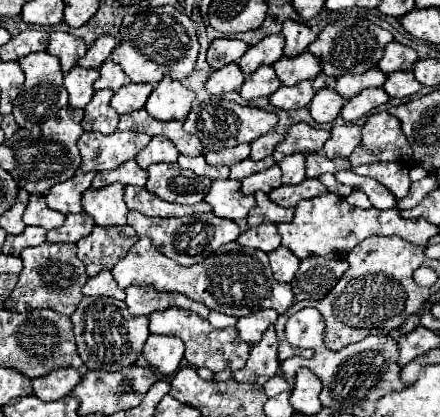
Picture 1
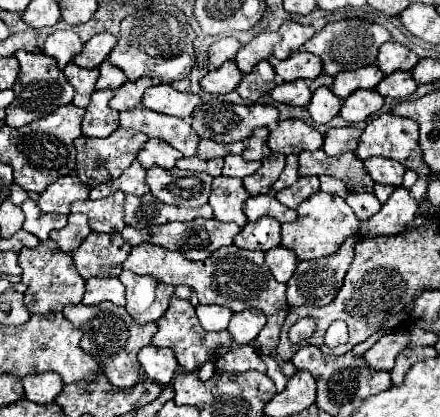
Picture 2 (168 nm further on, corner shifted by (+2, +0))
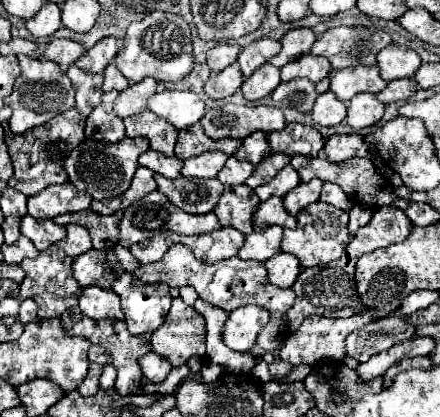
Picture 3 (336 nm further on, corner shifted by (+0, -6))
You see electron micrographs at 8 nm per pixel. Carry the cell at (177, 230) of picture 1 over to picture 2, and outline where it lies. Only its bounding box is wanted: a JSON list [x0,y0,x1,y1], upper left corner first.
[122,219,240,259]

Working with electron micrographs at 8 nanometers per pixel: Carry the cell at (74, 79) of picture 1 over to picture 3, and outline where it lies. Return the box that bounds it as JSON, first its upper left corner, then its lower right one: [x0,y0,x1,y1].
[68,65,102,115]

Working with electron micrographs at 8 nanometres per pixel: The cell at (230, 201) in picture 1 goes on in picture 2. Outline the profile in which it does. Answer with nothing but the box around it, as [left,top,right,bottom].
[210,177,248,227]

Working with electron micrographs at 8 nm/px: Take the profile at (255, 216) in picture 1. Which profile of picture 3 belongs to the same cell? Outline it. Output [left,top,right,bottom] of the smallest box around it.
[254,197,296,231]

